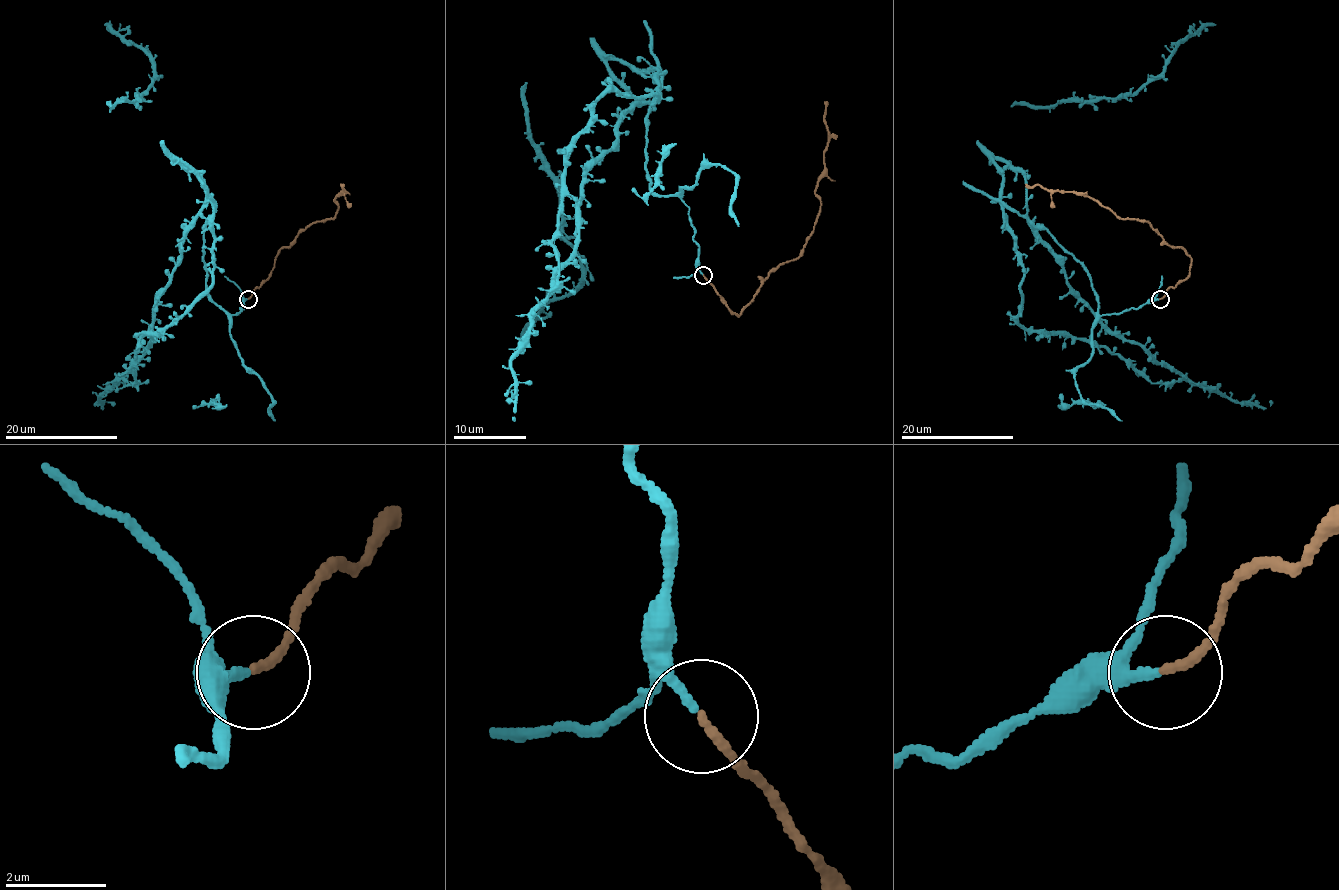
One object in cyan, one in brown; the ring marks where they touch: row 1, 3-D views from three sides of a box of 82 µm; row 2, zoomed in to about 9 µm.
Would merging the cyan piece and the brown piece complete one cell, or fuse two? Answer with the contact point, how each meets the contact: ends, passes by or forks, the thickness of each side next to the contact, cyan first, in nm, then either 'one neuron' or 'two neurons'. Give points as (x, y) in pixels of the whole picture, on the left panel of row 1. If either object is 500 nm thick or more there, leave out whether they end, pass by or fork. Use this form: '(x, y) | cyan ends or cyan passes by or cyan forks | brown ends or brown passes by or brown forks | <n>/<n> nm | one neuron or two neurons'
(248, 299) | cyan passes by | brown ends | 140/180 nm | one neuron

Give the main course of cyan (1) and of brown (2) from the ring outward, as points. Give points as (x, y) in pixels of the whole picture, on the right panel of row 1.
1: (1159, 299), (1099, 313), (1090, 274), (1003, 208), (1024, 270), (1026, 329), (1106, 346), (1152, 382), (1269, 400)
2: (1159, 299), (1189, 274), (1190, 258), (1183, 249), (1172, 247), (1148, 222), (1121, 219), (1076, 192), (1026, 184)

